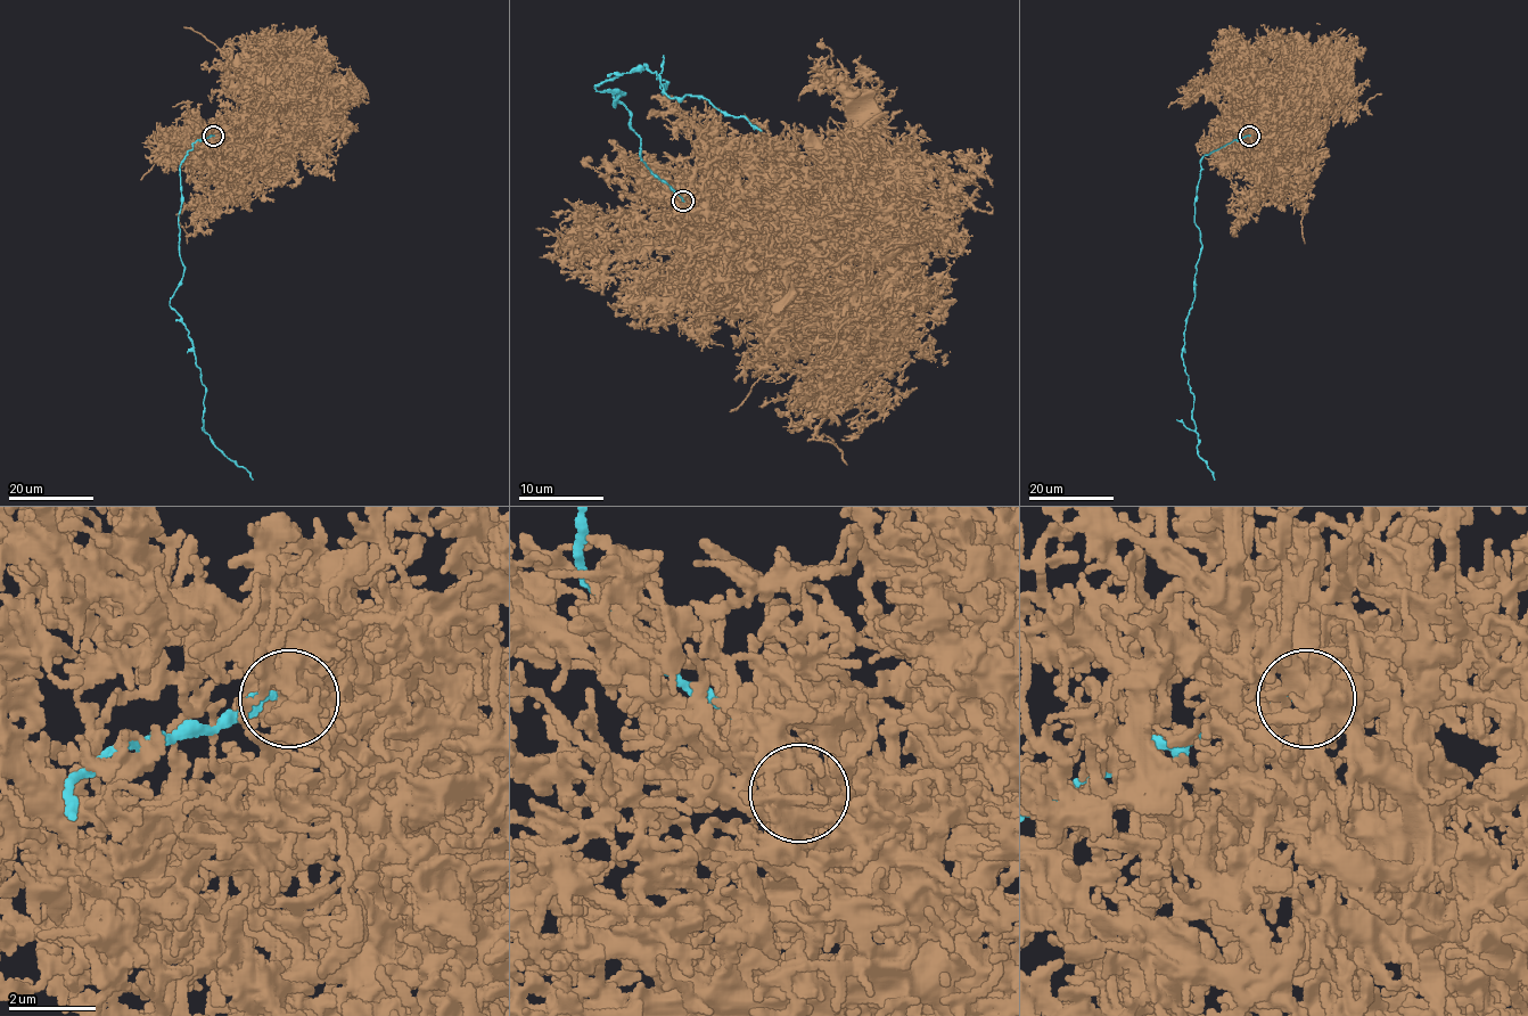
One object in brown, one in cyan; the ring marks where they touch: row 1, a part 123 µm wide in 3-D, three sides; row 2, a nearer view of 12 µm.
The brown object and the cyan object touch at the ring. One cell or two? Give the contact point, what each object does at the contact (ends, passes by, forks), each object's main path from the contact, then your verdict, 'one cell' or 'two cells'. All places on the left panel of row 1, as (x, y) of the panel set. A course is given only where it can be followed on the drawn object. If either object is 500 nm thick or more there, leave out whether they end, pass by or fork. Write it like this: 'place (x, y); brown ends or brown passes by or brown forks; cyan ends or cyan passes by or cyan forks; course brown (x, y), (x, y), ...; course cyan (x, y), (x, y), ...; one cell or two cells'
place (213, 136); brown passes by; cyan ends; course brown (214, 136), (219, 136), (222, 124), (232, 116), (249, 115), (267, 108); course cyan (214, 136), (194, 142), (181, 163), (185, 272), (169, 304), (188, 332), (205, 387), (203, 429), (252, 480); two cells

